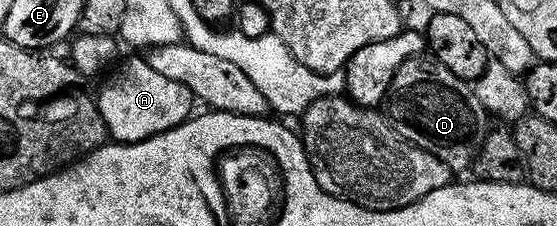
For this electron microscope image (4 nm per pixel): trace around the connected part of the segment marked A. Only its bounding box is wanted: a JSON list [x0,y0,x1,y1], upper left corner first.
[95,58,195,144]

